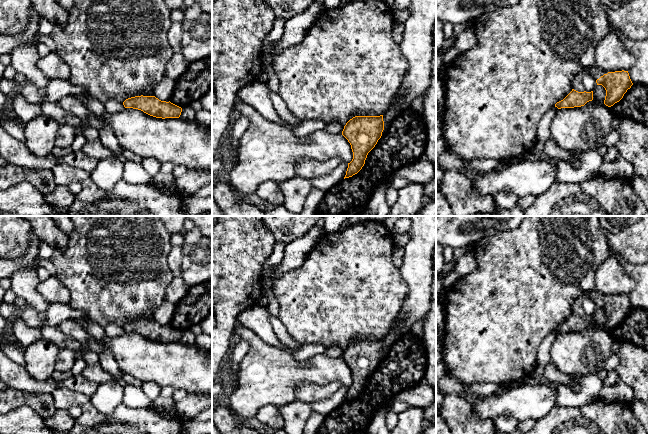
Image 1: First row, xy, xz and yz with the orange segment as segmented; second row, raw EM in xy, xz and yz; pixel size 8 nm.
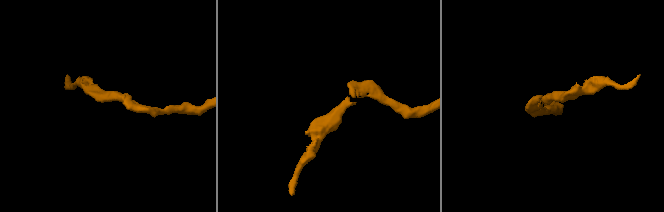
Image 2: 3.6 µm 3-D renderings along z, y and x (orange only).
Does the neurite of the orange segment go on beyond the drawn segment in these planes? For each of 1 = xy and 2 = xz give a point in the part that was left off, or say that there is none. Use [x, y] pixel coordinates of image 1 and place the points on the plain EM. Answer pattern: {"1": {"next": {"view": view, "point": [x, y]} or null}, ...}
{"1": {"next": null}, "2": {"next": null}}

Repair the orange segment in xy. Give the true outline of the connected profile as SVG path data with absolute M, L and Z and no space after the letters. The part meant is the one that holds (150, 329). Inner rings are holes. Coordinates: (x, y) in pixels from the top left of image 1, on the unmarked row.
M135 320L123 326L125 332L133 332L156 342L179 342L182 332L166 325L161 325L155 320Z

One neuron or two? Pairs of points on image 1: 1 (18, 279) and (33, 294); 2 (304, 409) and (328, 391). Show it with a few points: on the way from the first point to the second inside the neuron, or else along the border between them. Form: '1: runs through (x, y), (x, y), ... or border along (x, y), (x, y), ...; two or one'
1: runs through (22, 283), (29, 290); one
2: border along (296, 398), (307, 403); two

